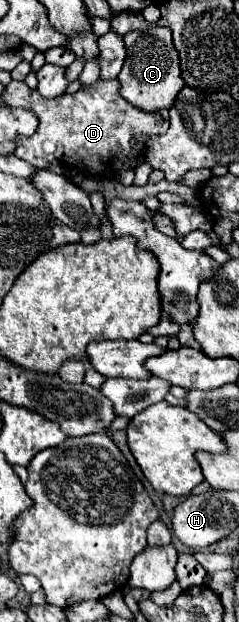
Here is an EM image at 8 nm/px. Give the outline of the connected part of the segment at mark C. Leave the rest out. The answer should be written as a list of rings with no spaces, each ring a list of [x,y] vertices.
[[[152,26],[148,30],[132,30],[124,34],[124,44],[128,56],[118,74],[120,96],[144,112],[160,112],[162,108],[170,110],[174,106],[178,92],[184,88],[178,52],[172,44],[170,28]]]

